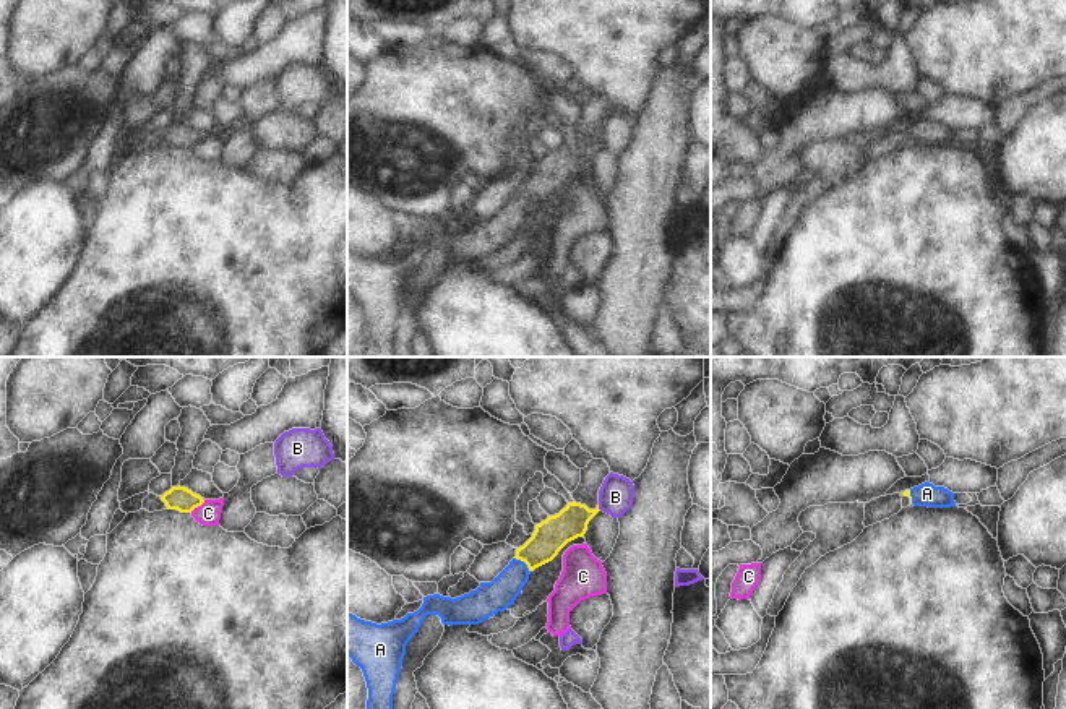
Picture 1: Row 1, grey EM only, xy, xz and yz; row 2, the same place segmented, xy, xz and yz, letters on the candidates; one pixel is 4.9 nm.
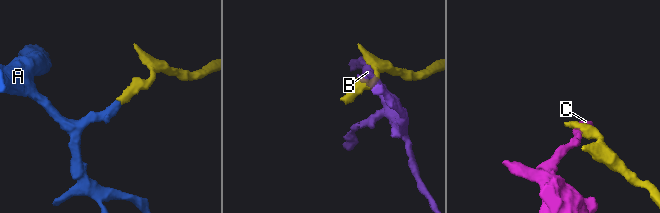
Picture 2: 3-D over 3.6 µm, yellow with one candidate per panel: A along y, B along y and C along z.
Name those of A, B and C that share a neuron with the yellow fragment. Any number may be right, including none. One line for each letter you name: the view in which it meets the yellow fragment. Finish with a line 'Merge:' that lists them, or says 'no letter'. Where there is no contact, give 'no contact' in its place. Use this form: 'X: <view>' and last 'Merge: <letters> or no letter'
A: xz
Merge: A

